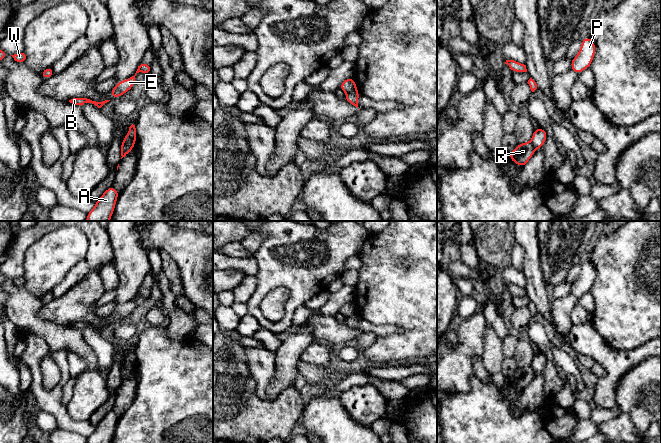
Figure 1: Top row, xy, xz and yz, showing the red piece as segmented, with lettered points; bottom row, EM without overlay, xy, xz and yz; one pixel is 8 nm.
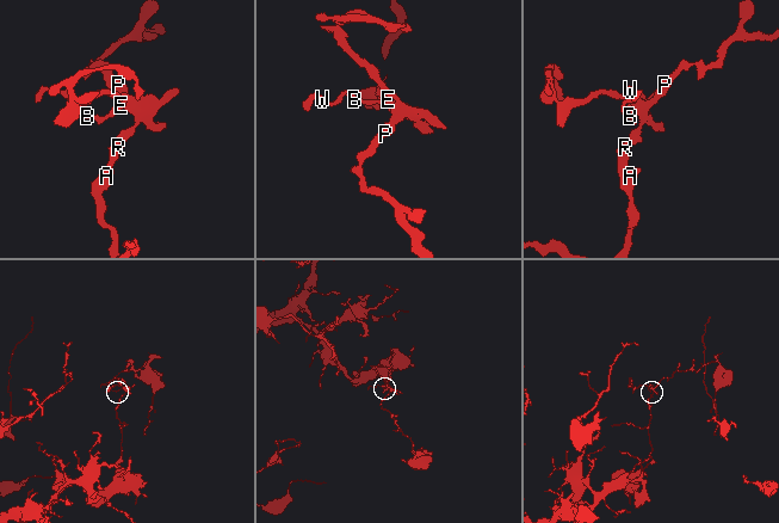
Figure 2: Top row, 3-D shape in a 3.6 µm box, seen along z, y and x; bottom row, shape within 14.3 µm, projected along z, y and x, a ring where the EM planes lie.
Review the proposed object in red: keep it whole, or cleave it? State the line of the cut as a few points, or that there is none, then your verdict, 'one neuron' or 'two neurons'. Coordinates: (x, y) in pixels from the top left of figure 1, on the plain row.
xy (123, 365), (133, 370) | two neurons

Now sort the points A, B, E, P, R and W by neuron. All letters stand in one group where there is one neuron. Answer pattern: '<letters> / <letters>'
A R / B E P W

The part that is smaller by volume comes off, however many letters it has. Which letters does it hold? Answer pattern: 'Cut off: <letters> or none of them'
Cut off: B, E, P, W

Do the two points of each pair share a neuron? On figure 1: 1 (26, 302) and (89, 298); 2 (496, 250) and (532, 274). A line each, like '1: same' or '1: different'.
1: different
2: different

